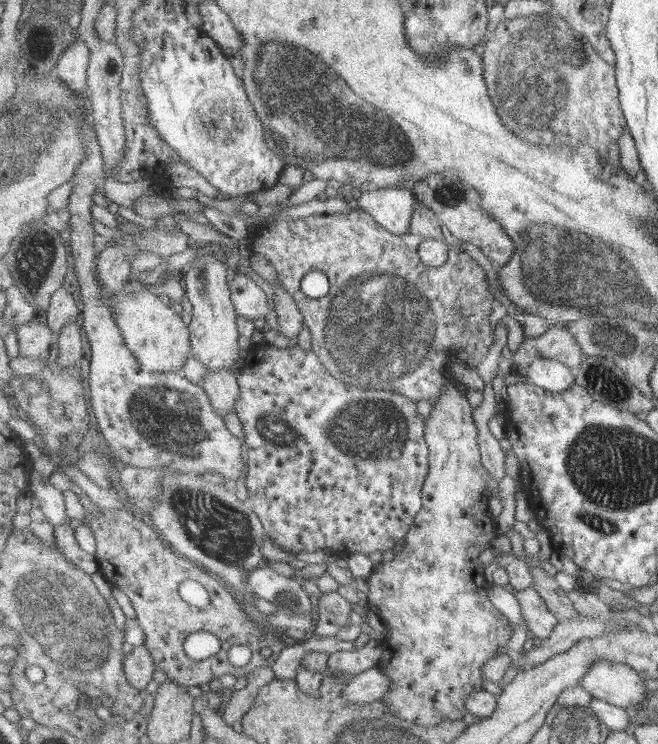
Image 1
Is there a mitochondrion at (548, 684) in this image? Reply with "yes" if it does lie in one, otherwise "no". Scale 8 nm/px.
no

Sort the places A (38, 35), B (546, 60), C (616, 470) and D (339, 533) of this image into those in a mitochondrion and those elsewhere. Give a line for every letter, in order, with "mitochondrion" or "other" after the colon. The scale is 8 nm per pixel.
A: other
B: mitochondrion
C: mitochondrion
D: other

